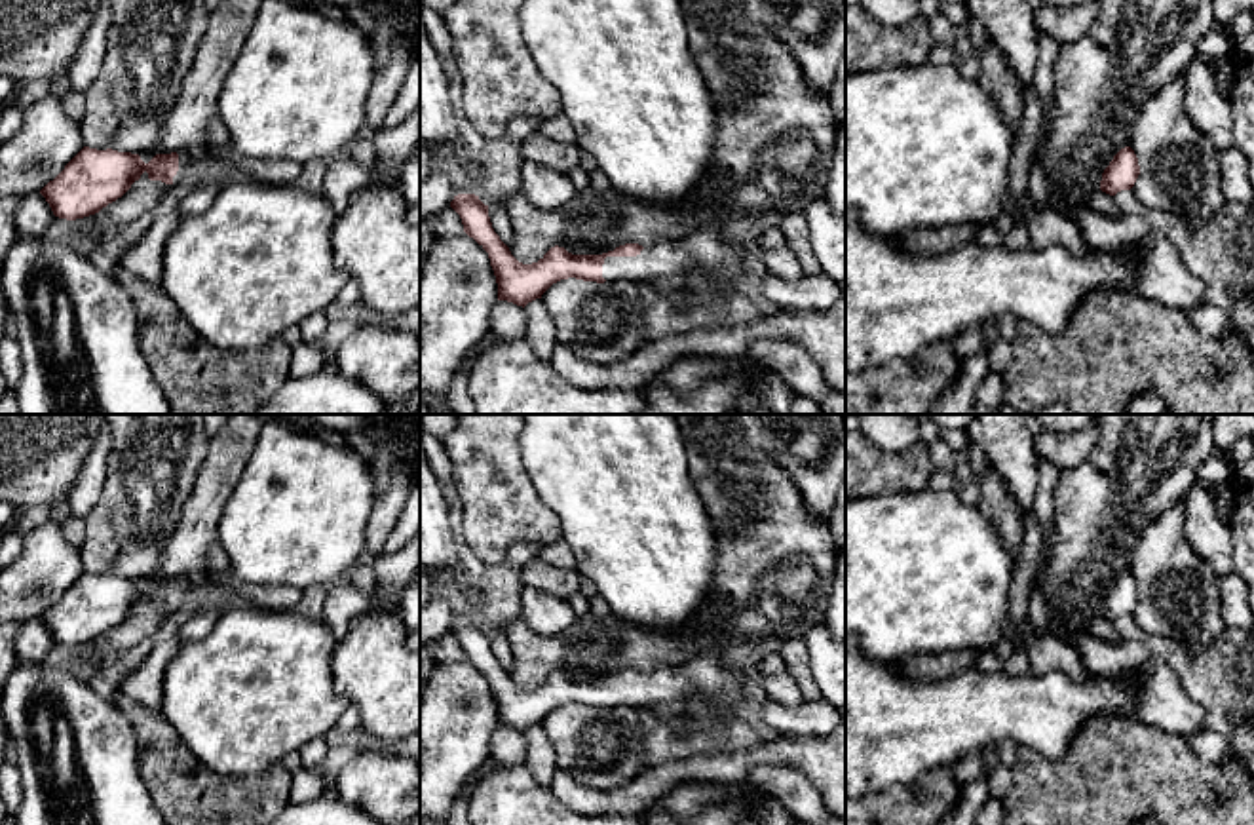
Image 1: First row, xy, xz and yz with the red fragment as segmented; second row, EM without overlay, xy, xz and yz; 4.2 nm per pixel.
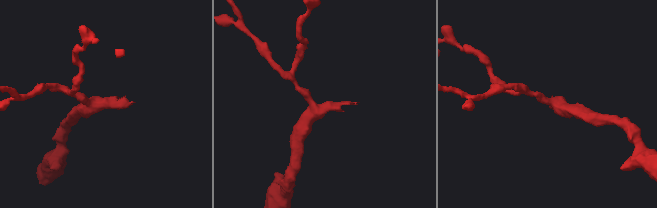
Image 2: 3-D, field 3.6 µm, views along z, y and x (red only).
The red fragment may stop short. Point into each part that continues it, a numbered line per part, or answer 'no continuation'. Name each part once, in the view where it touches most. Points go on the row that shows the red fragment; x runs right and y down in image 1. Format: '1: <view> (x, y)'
1: xz (705, 249)

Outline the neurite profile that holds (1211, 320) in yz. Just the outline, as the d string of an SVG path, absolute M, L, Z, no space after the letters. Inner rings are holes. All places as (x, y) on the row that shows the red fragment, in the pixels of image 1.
M1205 304L1184 312L1184 317L1205 335L1237 335L1239 327L1231 312Z

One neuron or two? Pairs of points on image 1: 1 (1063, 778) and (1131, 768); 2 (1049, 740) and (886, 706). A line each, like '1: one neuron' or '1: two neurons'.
1: one neuron
2: one neuron

